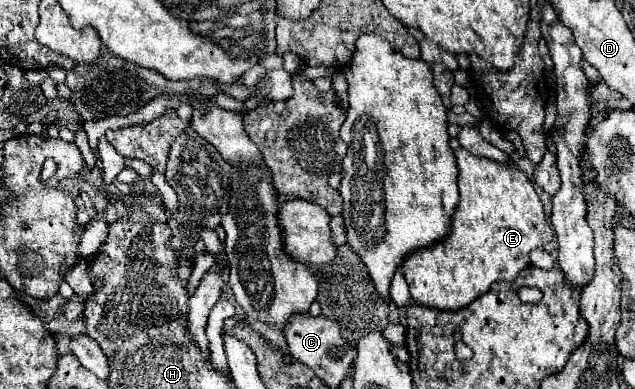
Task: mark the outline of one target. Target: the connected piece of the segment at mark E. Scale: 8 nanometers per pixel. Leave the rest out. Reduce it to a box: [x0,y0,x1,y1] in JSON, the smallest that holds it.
[401,148,553,310]

